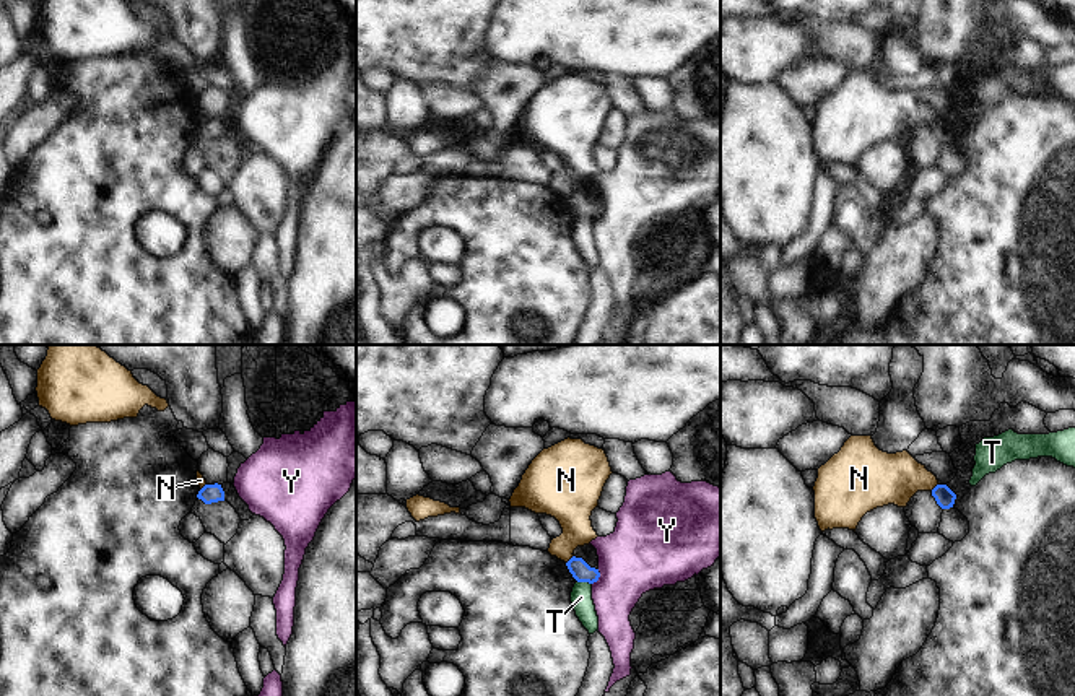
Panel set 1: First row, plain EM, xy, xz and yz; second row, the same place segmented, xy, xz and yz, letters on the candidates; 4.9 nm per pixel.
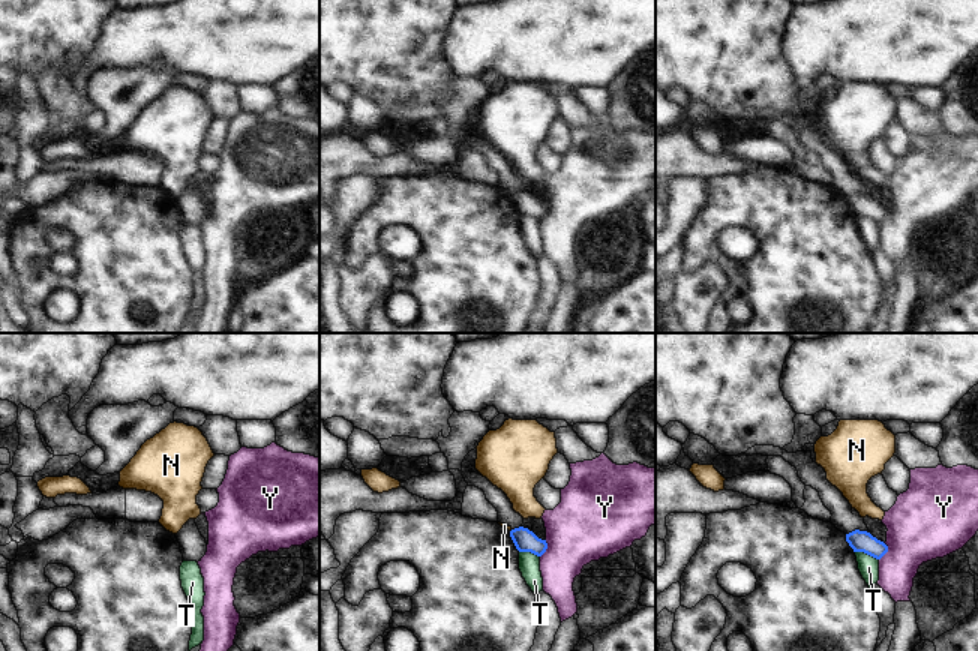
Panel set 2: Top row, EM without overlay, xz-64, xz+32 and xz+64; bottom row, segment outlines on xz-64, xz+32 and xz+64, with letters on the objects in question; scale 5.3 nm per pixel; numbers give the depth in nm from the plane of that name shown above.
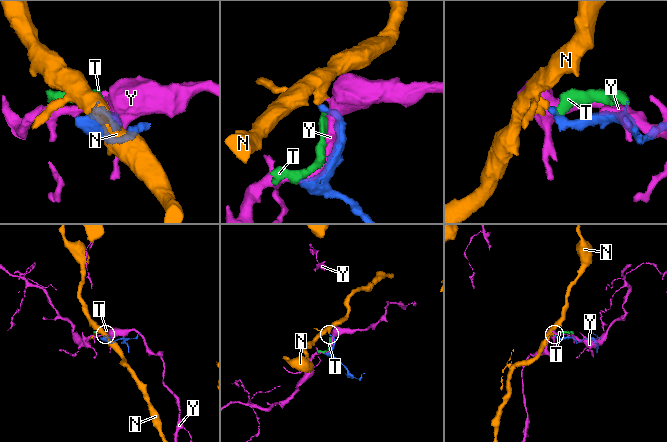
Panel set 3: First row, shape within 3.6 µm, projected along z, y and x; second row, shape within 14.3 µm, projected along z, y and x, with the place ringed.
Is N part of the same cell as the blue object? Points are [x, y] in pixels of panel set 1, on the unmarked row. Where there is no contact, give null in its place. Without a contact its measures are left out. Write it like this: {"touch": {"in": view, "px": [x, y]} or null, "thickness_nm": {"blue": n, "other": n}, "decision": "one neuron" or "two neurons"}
{"touch": {"in": "xz", "px": [570, 195]}, "thickness_nm": {"blue": 100, "other": 190}, "decision": "two neurons"}

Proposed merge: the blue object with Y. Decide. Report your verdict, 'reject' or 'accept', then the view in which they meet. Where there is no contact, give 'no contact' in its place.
reject; meets blue in xz

